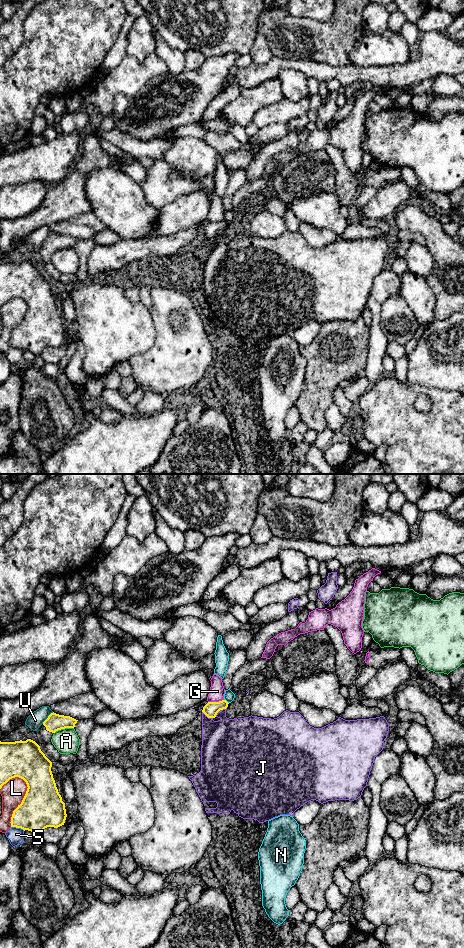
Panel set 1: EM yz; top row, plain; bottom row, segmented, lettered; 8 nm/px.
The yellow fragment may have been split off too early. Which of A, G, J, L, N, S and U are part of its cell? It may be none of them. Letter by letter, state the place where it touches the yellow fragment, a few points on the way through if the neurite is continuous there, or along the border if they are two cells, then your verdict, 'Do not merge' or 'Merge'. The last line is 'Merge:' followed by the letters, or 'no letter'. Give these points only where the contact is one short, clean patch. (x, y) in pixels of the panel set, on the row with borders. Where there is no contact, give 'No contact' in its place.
A: Touches yellow at yz (63, 728). Do not merge
G: Touches yellow at yz (215, 702). Do not merge
J: Touches yellow at yz (220, 709). Do not merge
L: Touches yellow at yz (22, 801). Do not merge
N: Touches yellow at yz (226, 701). Boundary: yz (224, 699), (228, 703). Do not merge
S: Touches yellow at yz (18, 827). Do not merge
U: Touches yellow at yz (48, 717). Do not merge
Merge: no letter

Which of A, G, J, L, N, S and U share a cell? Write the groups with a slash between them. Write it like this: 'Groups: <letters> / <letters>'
Groups: A / G / J / L / N / S / U

